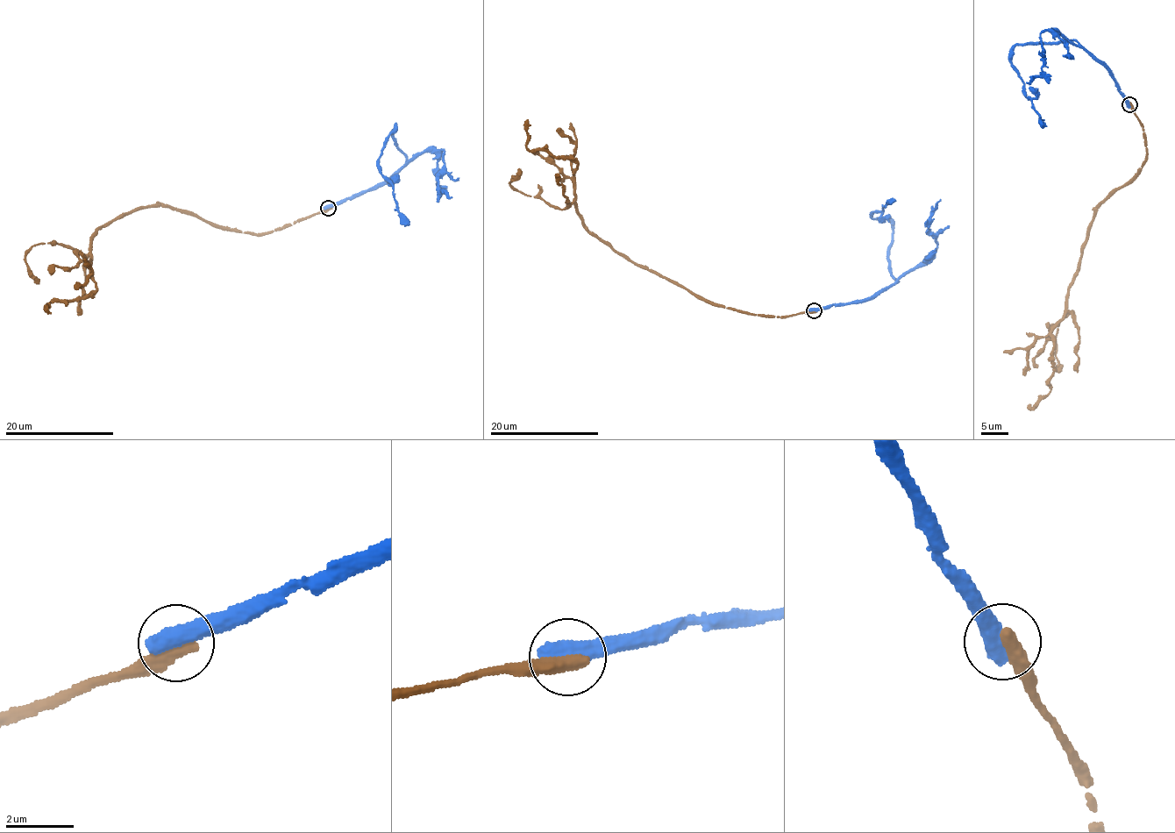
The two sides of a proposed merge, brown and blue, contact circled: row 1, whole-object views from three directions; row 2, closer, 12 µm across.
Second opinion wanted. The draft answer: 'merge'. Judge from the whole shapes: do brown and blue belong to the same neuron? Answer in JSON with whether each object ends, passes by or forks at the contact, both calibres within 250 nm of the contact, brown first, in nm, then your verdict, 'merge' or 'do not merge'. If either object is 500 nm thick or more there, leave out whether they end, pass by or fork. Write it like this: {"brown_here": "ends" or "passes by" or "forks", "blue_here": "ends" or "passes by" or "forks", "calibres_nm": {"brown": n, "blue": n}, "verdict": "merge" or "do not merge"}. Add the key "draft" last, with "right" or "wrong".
{"calibres_nm": {"brown": 480, "blue": 650}, "verdict": "do not merge", "draft": "wrong"}

